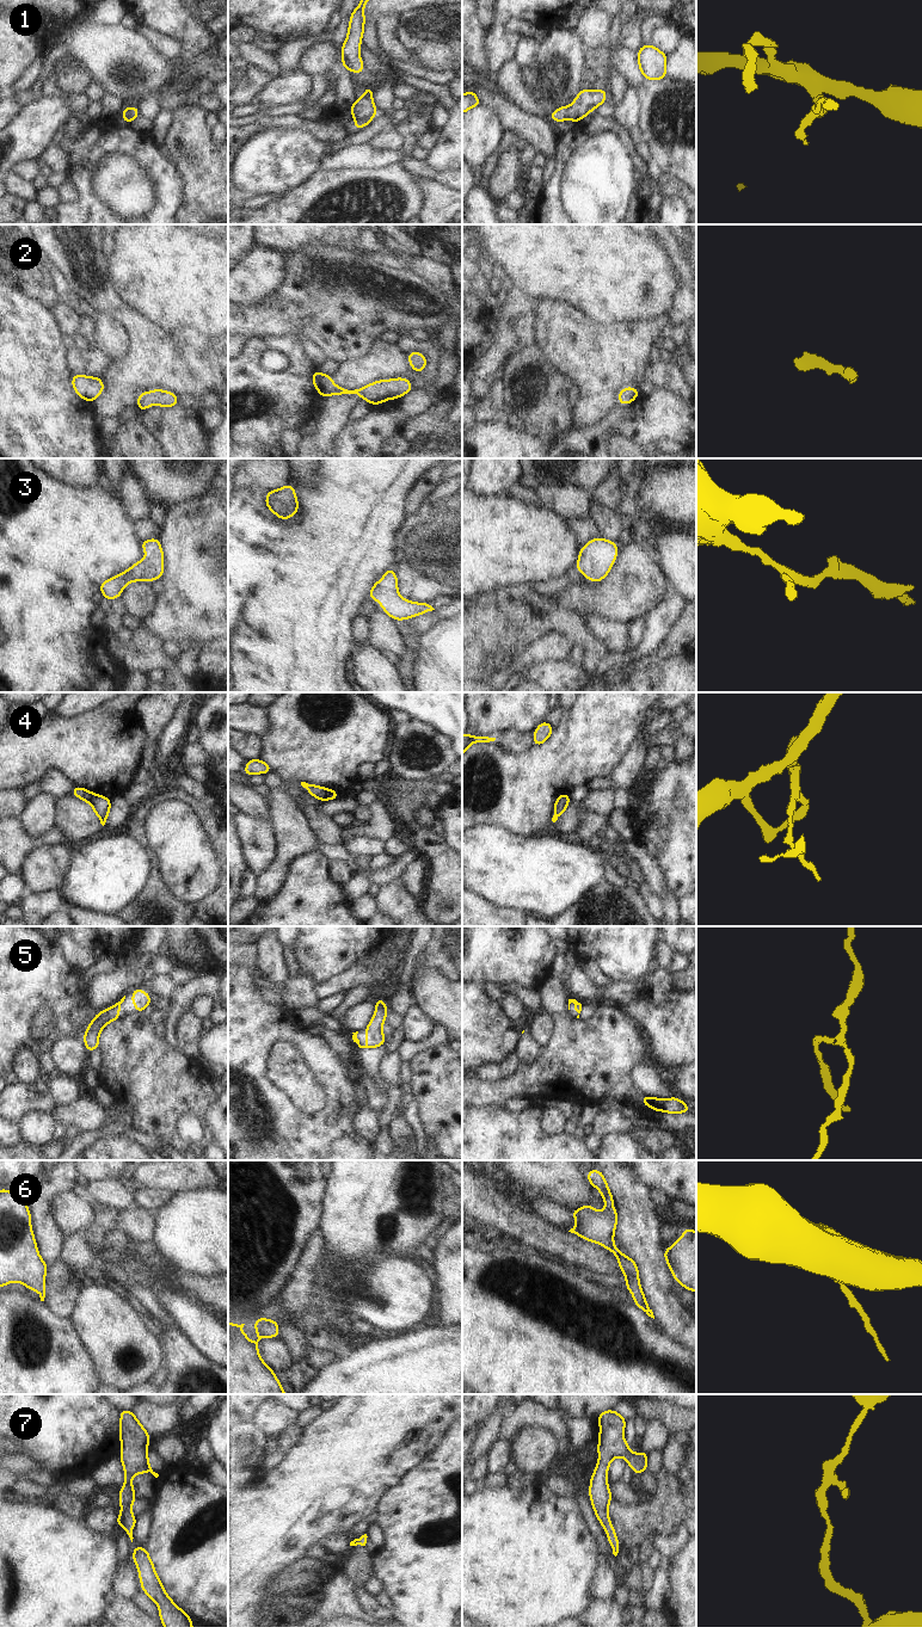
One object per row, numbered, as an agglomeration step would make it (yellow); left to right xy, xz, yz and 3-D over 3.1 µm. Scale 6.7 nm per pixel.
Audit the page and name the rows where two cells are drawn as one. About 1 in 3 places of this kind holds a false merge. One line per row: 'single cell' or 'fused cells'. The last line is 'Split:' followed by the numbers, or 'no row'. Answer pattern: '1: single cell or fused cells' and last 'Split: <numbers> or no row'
1: single cell
2: single cell
3: single cell
4: fused cells
5: single cell
6: single cell
7: single cell
Split: 4

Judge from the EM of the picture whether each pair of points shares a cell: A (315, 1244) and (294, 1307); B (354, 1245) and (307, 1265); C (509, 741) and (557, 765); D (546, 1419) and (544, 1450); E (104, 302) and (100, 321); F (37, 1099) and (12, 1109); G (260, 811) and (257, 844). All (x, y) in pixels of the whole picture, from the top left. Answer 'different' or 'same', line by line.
A: same
B: different
C: different
D: different
E: different
F: same
G: different

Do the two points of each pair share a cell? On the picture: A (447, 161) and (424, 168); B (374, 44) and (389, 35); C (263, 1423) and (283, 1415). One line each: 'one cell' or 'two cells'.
A: two cells
B: two cells
C: one cell

